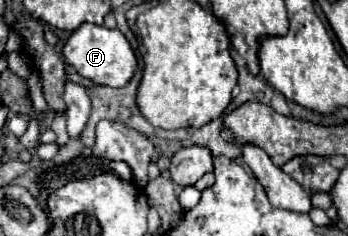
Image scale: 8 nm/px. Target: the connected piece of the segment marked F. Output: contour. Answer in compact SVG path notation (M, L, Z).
M81 24L63 44L65 64L71 66L83 78L93 80L95 84L109 88L123 88L135 76L137 58L127 42L127 38L119 30L109 30L97 24Z

